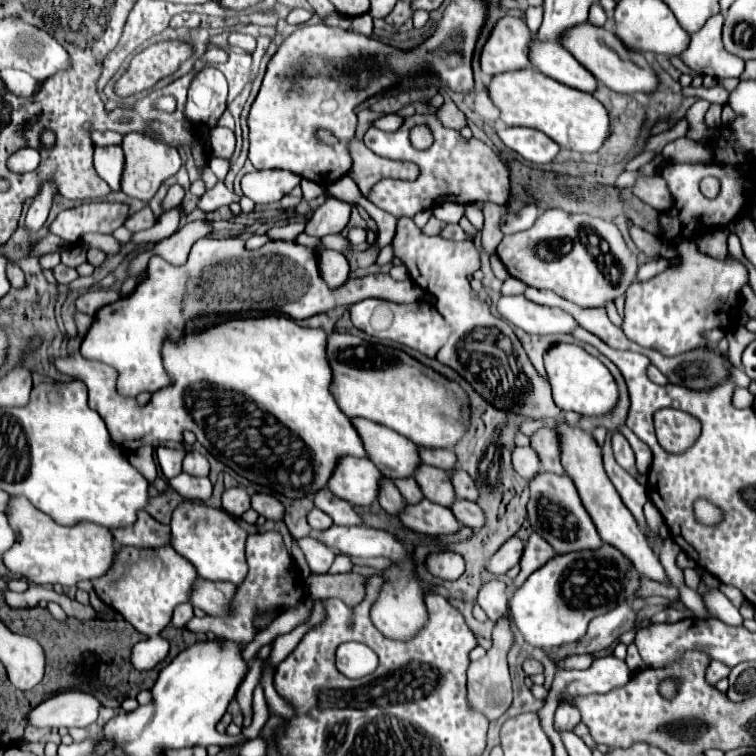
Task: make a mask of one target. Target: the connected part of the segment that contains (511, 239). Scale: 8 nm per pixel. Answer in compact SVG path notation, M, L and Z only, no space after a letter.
M552 208L540 214L532 228L504 236L498 246L498 258L502 260L510 276L522 280L532 288L552 290L554 294L582 308L604 308L606 302L614 302L618 296L624 296L638 274L638 254L628 246L624 234L614 222L590 214L570 214L560 208Z

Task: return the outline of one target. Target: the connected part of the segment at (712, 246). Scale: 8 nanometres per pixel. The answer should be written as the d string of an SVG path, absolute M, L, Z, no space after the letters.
M716 228L708 236L698 240L698 248L714 258L726 258L728 254L726 240L728 240L728 228Z

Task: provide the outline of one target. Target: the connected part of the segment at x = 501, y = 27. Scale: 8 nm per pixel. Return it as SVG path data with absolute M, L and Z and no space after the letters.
M512 16L502 18L494 26L488 42L482 48L480 64L484 74L496 76L502 72L528 68L530 42L532 42L532 36L522 18L512 18Z

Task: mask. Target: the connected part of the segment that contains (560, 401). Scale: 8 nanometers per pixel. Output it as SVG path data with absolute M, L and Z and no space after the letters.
M556 344L544 356L548 380L552 386L552 398L562 412L578 412L582 416L610 414L618 404L618 386L610 370L586 350L574 344Z

